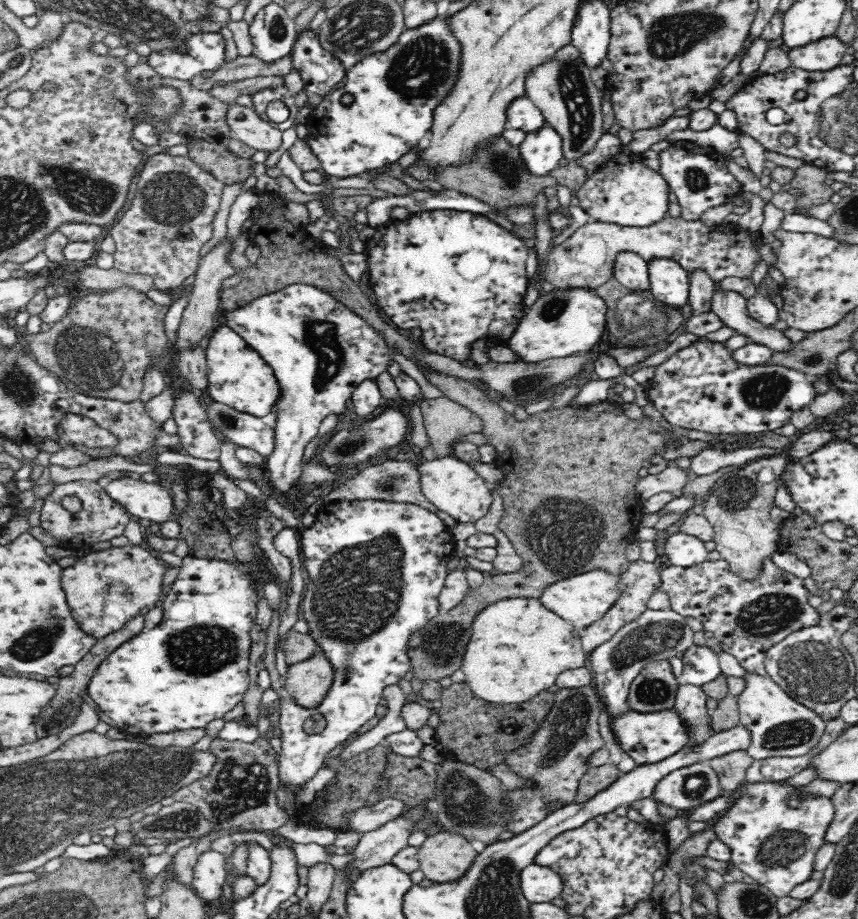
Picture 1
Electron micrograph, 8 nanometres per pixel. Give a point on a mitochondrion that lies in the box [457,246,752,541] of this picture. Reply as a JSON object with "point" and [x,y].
{"point":[638,320]}

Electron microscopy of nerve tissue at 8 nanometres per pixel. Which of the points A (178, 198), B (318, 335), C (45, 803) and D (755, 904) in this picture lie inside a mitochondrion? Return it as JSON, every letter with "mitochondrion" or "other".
{"A":"mitochondrion","B":"mitochondrion","C":"mitochondrion","D":"mitochondrion"}

